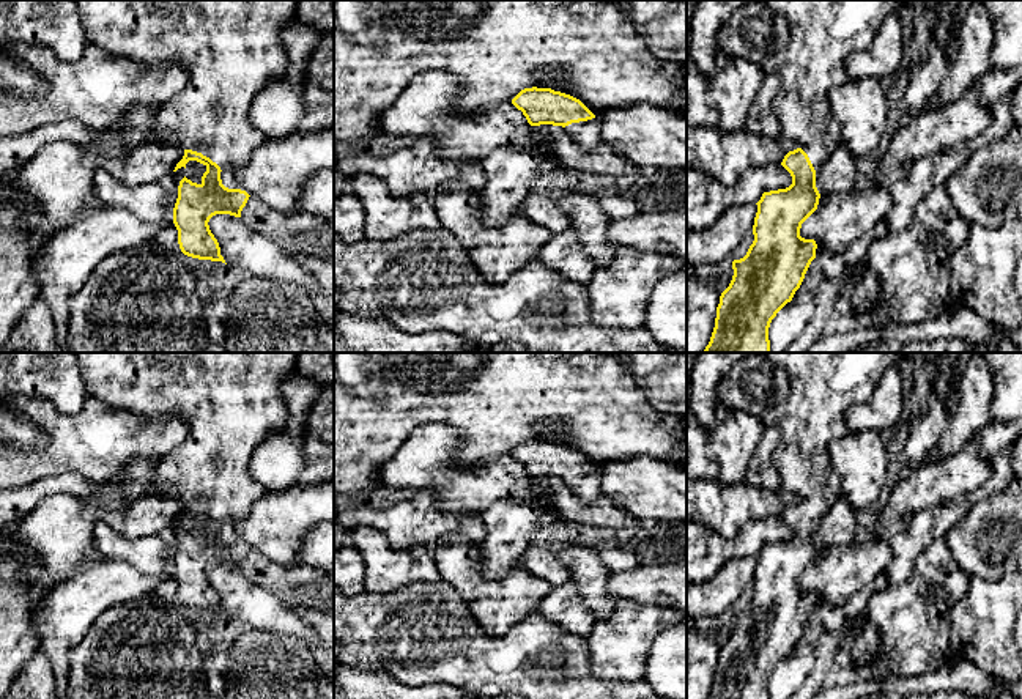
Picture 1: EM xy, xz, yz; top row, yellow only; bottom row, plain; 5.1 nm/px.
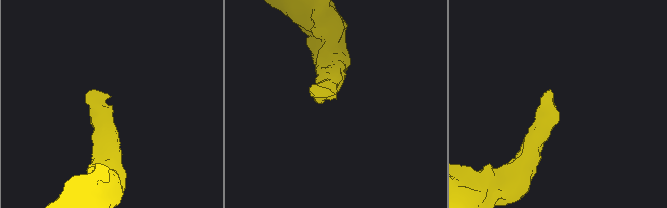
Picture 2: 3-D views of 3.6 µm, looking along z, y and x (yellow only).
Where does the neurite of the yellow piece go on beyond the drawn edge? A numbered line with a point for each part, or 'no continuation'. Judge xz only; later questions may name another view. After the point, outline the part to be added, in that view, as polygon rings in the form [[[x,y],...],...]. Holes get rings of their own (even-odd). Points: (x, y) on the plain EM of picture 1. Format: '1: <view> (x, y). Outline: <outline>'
1: xz (586, 487). Outline: [[[597,471],[572,475],[564,482],[581,502],[592,504],[602,496],[602,479]]]

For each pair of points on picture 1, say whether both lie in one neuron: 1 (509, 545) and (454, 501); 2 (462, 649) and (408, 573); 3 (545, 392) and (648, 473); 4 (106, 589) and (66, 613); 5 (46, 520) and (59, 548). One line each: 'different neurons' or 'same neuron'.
1: different neurons
2: different neurons
3: different neurons
4: same neuron
5: same neuron

